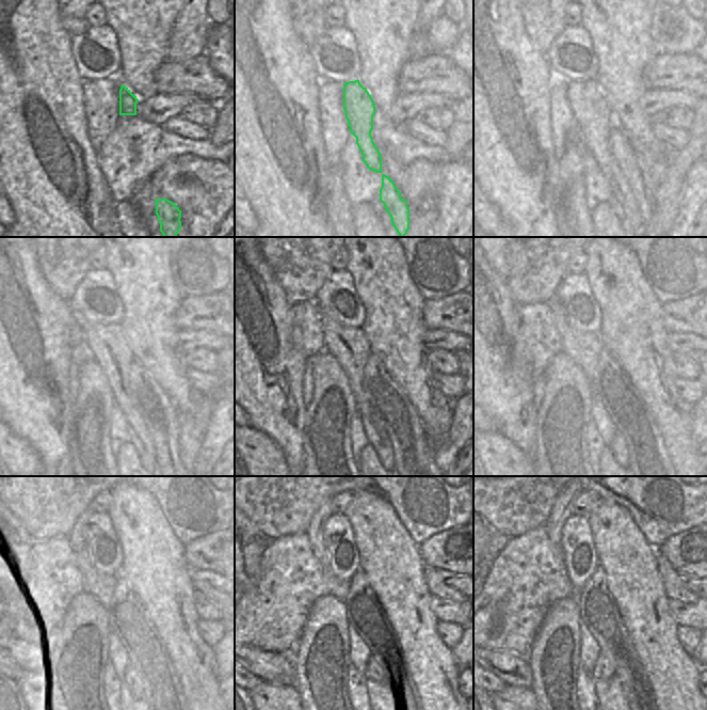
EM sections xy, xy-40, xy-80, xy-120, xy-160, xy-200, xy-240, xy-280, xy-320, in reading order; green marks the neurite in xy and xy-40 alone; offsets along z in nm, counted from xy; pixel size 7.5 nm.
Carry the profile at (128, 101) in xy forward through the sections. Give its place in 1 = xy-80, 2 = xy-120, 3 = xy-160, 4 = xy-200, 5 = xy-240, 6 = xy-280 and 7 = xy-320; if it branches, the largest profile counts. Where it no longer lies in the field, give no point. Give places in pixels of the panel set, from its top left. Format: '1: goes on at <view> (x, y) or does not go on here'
1: goes on at xy-80 (589, 105)
2: goes on at xy-120 (110, 347)
3: goes on at xy-160 (349, 346)
4: goes on at xy-200 (584, 348)
5: goes on at xy-240 (101, 586)
6: goes on at xy-280 (338, 588)
7: goes on at xy-320 (561, 510)

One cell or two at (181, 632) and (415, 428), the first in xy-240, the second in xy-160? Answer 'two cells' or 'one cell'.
two cells

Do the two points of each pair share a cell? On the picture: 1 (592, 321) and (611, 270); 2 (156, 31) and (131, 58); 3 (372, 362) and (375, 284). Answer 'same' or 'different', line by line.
1: different
2: same
3: different

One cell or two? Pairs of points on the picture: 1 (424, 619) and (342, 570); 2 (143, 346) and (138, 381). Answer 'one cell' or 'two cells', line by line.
1: two cells
2: two cells

